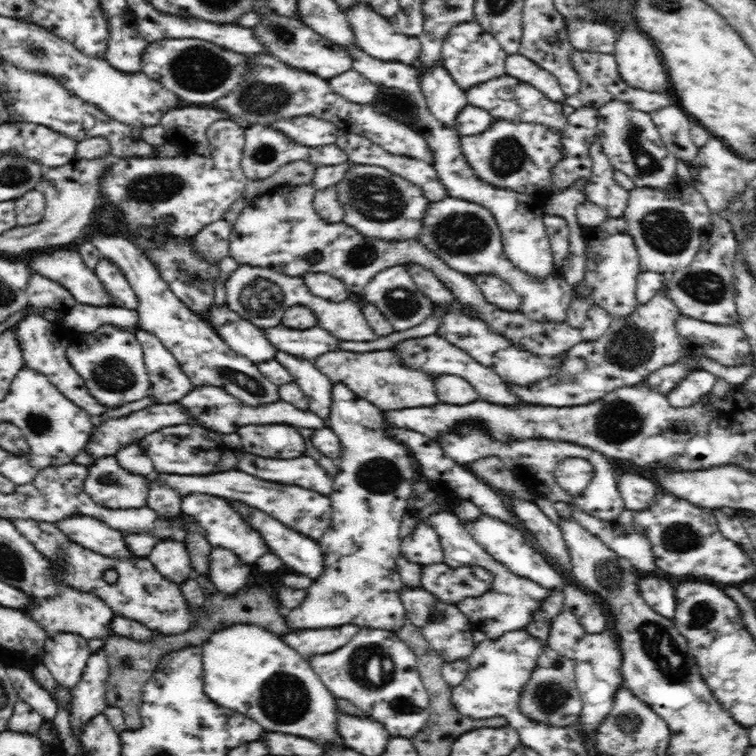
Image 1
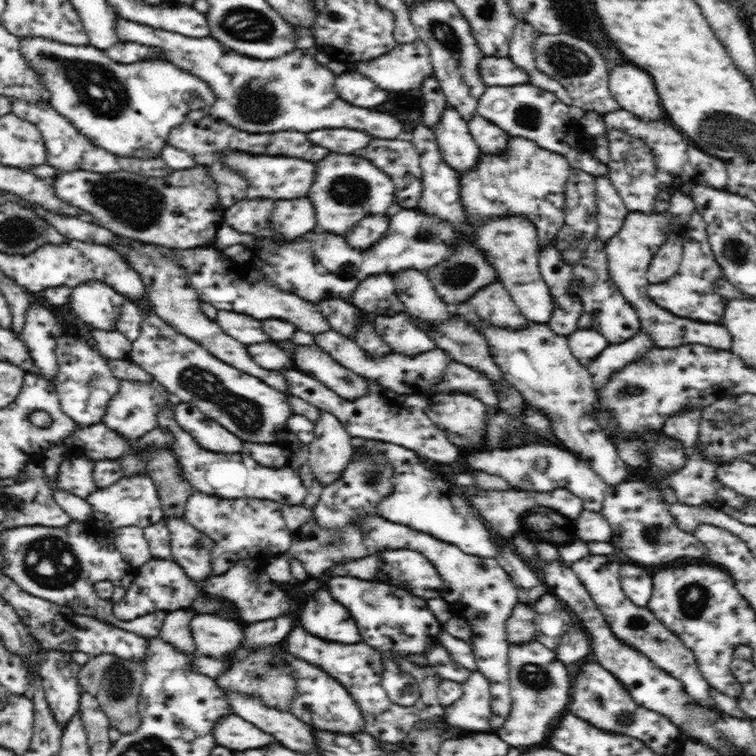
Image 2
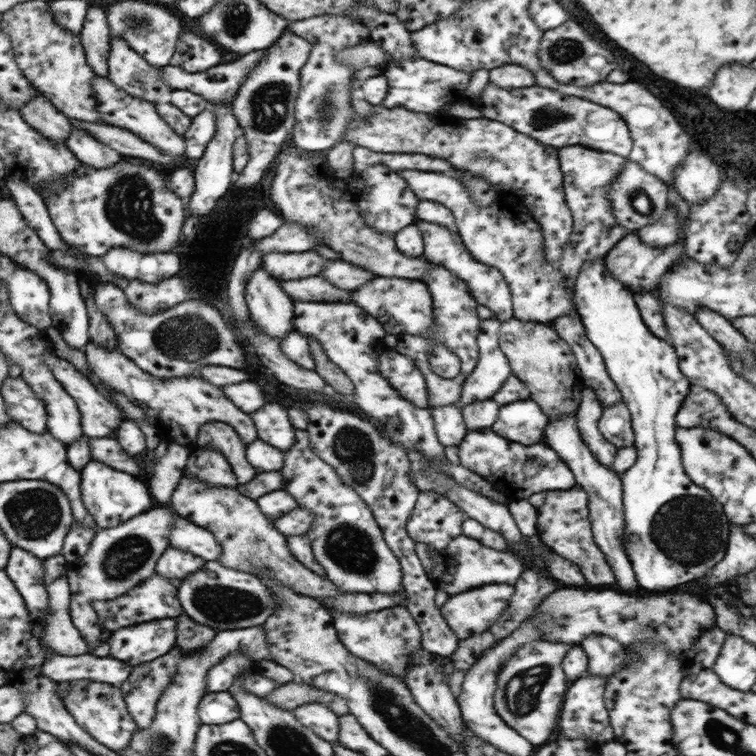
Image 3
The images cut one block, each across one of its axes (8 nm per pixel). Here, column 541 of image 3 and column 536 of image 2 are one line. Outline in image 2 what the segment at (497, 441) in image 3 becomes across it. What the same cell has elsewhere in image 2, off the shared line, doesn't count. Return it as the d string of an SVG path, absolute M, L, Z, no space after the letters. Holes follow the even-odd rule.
M530 444L530 446L520 446L512 450L490 450L490 452L472 452L466 456L466 464L470 470L480 470L488 474L496 474L506 478L512 486L518 490L532 490L532 492L552 492L558 488L566 488L572 494L578 496L583 504L583 510L601 512L606 483L602 478L582 460L578 460L572 452L554 448L554 446L540 446L540 444Z

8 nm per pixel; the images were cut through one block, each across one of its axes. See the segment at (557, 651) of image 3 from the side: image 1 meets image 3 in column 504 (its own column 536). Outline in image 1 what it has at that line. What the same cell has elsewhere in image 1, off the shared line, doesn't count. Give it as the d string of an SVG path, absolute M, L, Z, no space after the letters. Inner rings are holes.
M547 644L544 645L531 672L528 686L524 686L524 690L520 694L519 702L520 712L538 724L551 724L556 728L566 728L566 726L576 724L583 704L575 682L573 661L562 656Z

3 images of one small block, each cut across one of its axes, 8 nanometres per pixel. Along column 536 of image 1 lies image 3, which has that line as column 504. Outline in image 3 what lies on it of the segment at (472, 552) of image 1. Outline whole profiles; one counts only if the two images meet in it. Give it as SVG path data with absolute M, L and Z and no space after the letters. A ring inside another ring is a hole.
M488 584L449 596L440 608L441 616L459 640L464 640L474 633L488 630L502 616L502 612L507 610L510 597L514 596L514 590L516 590L514 585L510 584Z

